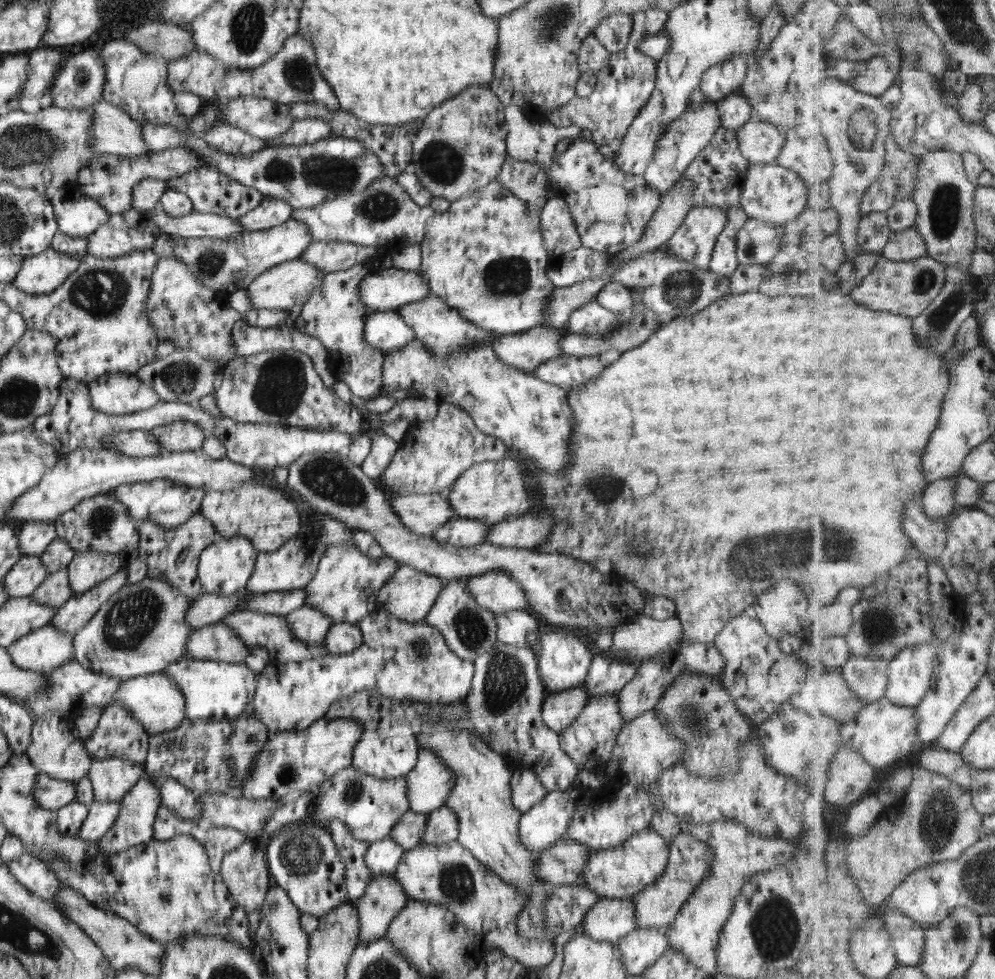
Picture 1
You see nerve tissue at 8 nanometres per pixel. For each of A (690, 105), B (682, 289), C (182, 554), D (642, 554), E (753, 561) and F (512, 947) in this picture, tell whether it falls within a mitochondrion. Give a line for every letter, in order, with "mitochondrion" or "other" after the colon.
A: other
B: mitochondrion
C: other
D: other
E: mitochondrion
F: other

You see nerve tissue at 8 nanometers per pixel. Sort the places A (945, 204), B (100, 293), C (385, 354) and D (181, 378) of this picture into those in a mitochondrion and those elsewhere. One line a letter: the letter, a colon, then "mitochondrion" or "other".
A: mitochondrion
B: mitochondrion
C: other
D: mitochondrion

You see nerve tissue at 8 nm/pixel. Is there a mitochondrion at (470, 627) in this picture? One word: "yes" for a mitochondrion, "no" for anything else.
yes

